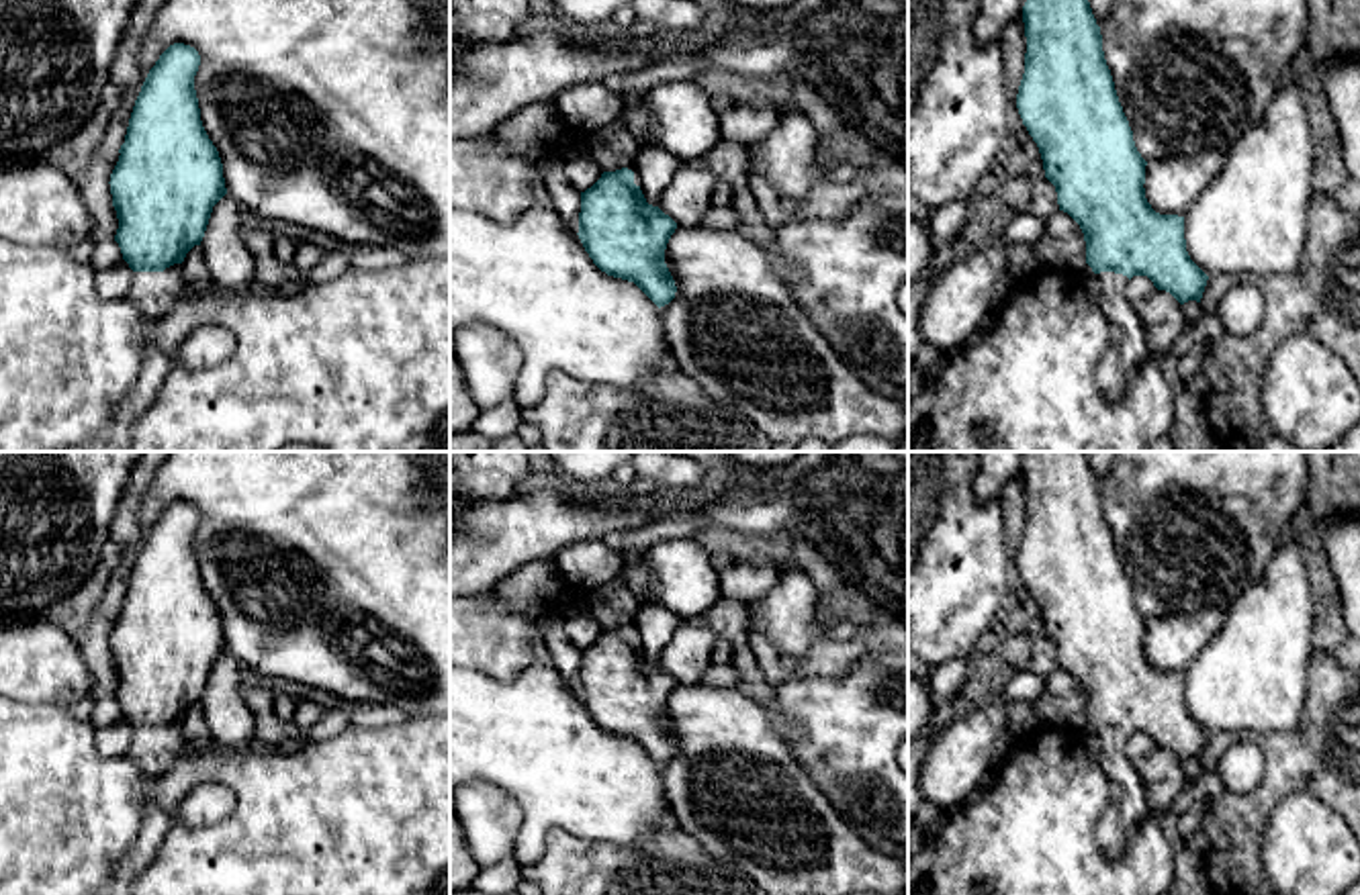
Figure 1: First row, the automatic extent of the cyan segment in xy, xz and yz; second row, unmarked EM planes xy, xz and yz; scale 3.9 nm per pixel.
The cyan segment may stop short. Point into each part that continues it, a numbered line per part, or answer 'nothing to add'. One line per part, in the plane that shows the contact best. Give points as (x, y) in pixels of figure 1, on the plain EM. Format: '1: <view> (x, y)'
1: yz (1127, 810)

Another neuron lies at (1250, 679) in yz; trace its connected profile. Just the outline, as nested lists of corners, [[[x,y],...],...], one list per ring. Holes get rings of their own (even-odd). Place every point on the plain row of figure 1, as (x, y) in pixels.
[[[1288,531],[1264,576],[1227,609],[1221,631],[1184,672],[1190,717],[1207,734],[1293,732],[1307,705],[1315,601]]]

